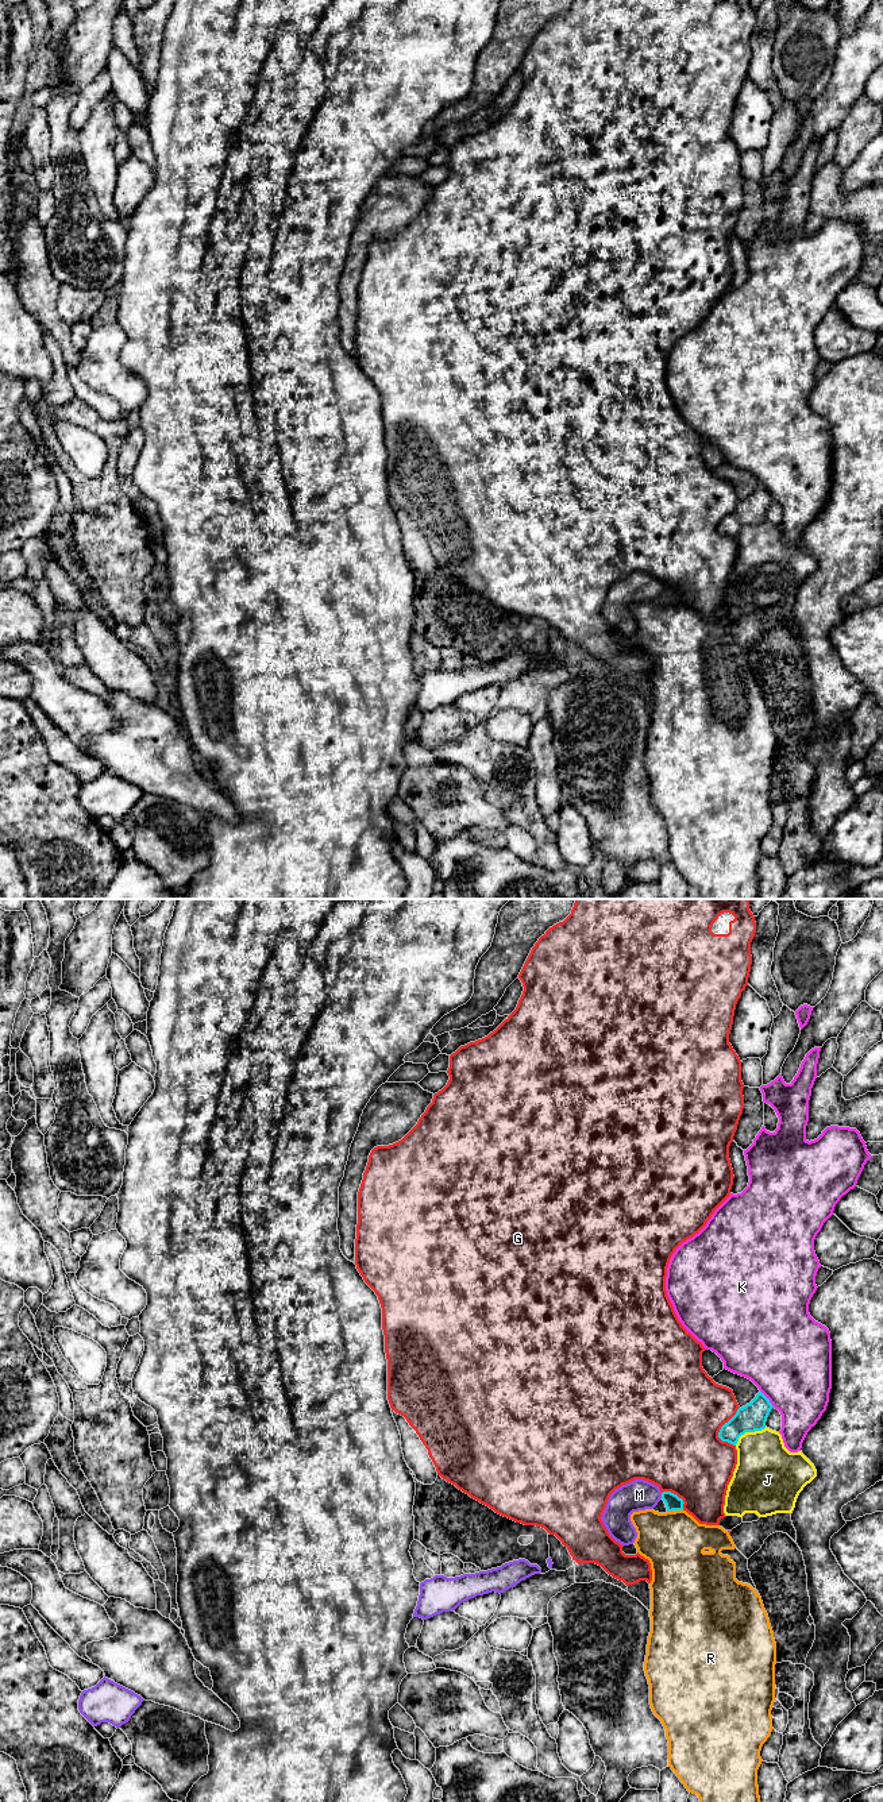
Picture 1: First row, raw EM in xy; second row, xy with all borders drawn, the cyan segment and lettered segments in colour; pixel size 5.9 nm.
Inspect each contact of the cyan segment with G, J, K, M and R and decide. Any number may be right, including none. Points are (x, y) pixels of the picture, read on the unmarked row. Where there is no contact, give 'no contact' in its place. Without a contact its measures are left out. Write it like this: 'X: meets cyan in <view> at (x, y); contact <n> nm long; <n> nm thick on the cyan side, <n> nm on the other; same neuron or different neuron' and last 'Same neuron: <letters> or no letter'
G: meets cyan in xy at (720, 523); contact 240 nm long; 160 nm thick on the cyan side, 500 nm on the other; different neuron
J: meets cyan in xy at (748, 524); contact 220 nm long; 160 nm thick on the cyan side, 360 nm on the other; different neuron
K: meets cyan in xy at (767, 492); contact 130 nm long; 160 nm thick on the cyan side, 480 nm on the other; different neuron
M: meets cyan in xy at (662, 589); contact 30 nm long; 100 nm thick on the cyan side, 190 nm on the other; same neuron
R: meets cyan in xy at (678, 602); contact 50 nm long; 100 nm thick on the cyan side, 360 nm on the other; different neuron
Same neuron: M

